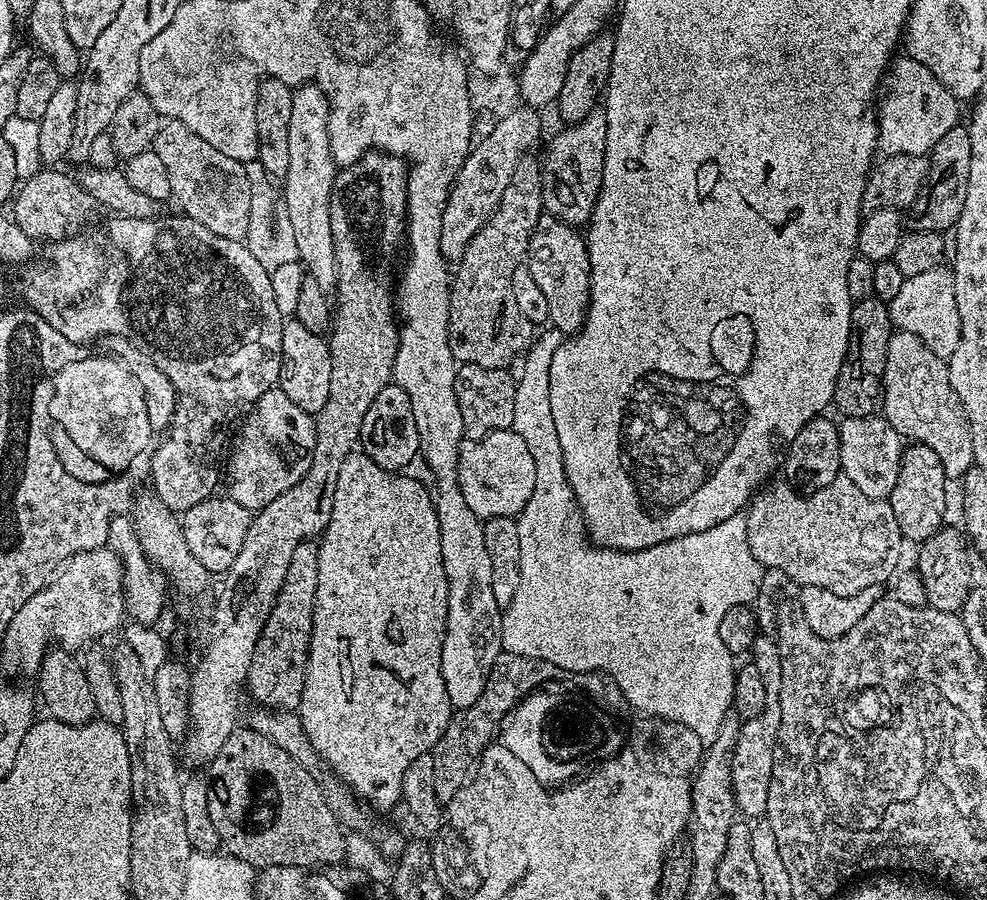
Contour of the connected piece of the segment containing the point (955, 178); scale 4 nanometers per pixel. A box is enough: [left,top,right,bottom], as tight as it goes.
[910,127,970,234]

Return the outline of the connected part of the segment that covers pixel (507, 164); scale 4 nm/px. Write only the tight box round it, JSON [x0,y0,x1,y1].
[441,106,540,262]

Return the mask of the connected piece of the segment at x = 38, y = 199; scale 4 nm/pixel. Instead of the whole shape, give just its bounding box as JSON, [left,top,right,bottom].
[10,166,90,242]

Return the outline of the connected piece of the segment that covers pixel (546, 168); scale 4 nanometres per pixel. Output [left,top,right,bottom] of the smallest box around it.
[542,107,606,226]

